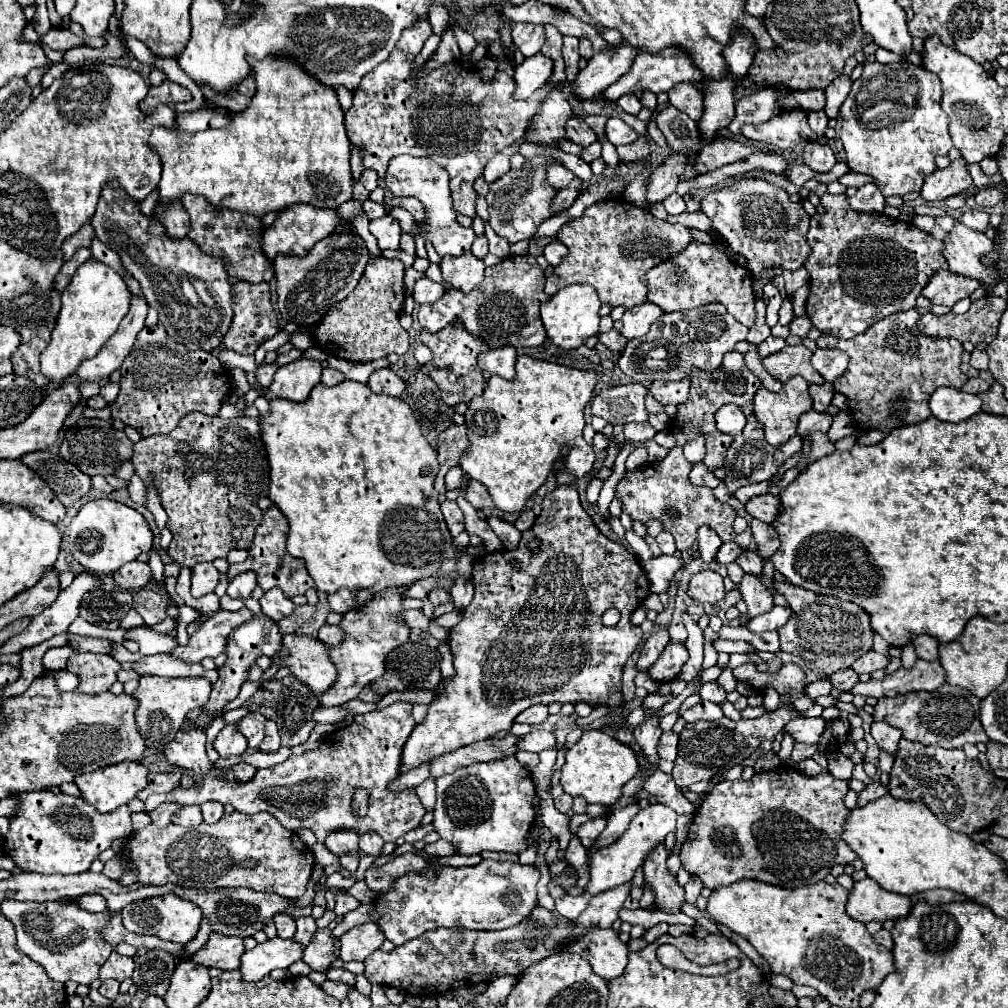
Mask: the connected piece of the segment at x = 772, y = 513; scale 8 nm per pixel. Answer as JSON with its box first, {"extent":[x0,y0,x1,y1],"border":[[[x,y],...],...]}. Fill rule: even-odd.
{"extent":[746,495,782,523],"border":[[[760,495],[760,497],[752,497],[748,503],[746,503],[746,511],[748,515],[764,521],[764,523],[772,523],[778,513],[782,509],[782,503],[778,497],[772,497],[772,495]]]}

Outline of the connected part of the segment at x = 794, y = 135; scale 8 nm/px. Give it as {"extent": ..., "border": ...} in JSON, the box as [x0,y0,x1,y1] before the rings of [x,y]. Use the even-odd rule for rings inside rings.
{"extent":[742,109,826,149],"border":[[[798,109],[782,113],[758,127],[744,125],[742,135],[748,139],[754,139],[754,141],[764,141],[764,143],[778,147],[778,149],[794,149],[802,139],[826,143],[824,137],[816,137],[810,131],[806,113],[802,113]]]}

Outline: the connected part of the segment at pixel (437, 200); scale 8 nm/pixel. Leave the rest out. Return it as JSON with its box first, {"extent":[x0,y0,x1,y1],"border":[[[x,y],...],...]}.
{"extent":[386,155,476,257],"border":[[[398,155],[390,161],[388,171],[386,171],[386,187],[396,195],[410,195],[416,197],[424,209],[426,209],[426,219],[424,223],[416,223],[418,235],[426,241],[432,243],[434,249],[438,251],[440,257],[446,255],[462,255],[470,251],[472,241],[476,239],[474,229],[464,227],[456,221],[456,211],[452,207],[452,193],[448,185],[448,173],[438,165],[436,161],[430,161],[428,157],[412,157],[412,155]]]}

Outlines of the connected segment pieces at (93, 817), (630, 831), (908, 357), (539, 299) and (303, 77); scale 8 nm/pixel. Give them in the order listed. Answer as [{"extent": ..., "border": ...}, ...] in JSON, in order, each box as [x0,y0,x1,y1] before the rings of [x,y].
[{"extent":[4,791,132,873],"border":[[[30,791],[30,793],[18,793],[22,805],[20,811],[10,817],[10,831],[4,841],[4,851],[14,857],[16,865],[24,871],[34,873],[82,873],[88,871],[90,863],[98,859],[98,855],[112,845],[114,839],[128,837],[132,831],[130,811],[128,807],[118,807],[110,813],[98,813],[92,805],[86,805],[80,797],[70,797],[64,793],[50,793],[50,791]]]},{"extent":[556,803,678,921],"border":[[[654,803],[654,805],[648,805],[648,807],[640,809],[640,811],[634,815],[634,819],[630,821],[630,825],[628,825],[628,829],[624,831],[624,835],[622,835],[616,843],[612,843],[612,845],[608,845],[608,847],[598,849],[596,853],[592,853],[590,865],[588,865],[588,867],[590,867],[590,883],[588,883],[588,887],[586,887],[586,893],[580,895],[580,897],[564,895],[562,899],[556,901],[556,911],[558,911],[560,915],[564,915],[566,919],[574,921],[576,915],[580,915],[580,913],[586,909],[588,901],[590,901],[594,895],[604,893],[604,891],[608,891],[608,889],[614,889],[614,887],[618,887],[618,885],[628,883],[628,881],[634,877],[636,869],[644,865],[644,861],[648,859],[648,855],[652,853],[652,849],[656,849],[660,843],[664,843],[664,837],[666,837],[668,833],[674,833],[674,831],[676,831],[676,819],[678,819],[678,815],[674,813],[674,809],[670,809],[670,807],[666,807],[666,805],[660,805],[660,803]]]},{"extent":[816,311,968,433],"border":[[[900,311],[890,317],[884,317],[882,321],[876,321],[874,325],[870,325],[870,329],[866,329],[866,333],[860,333],[858,337],[852,339],[836,339],[832,335],[818,337],[816,345],[820,349],[842,349],[850,357],[848,369],[842,377],[834,381],[834,389],[848,397],[850,413],[860,431],[878,429],[882,433],[890,433],[892,429],[920,423],[932,415],[928,399],[938,387],[950,385],[960,389],[966,383],[968,377],[960,371],[960,353],[964,351],[962,343],[956,339],[932,339],[918,333],[916,319],[918,319],[916,311]]]},{"extent":[416,255,548,349],"border":[[[518,255],[516,259],[506,257],[502,263],[486,267],[486,279],[470,293],[450,289],[436,303],[420,305],[416,319],[430,333],[438,333],[452,323],[462,323],[470,335],[486,341],[486,345],[494,349],[506,345],[514,345],[516,349],[536,347],[546,339],[538,313],[540,305],[548,301],[544,281],[546,271],[536,263],[534,255]]]},{"extent":[150,57,352,217],"border":[[[266,57],[262,61],[248,59],[256,79],[256,93],[242,113],[232,113],[232,123],[226,129],[200,131],[180,135],[156,127],[150,135],[150,149],[162,161],[162,179],[158,183],[158,205],[182,201],[184,193],[202,195],[218,209],[232,209],[262,217],[270,211],[282,211],[296,203],[310,203],[314,207],[336,209],[352,199],[352,169],[350,169],[350,141],[344,127],[344,113],[336,99],[336,91],[318,83],[286,57]]]}]

